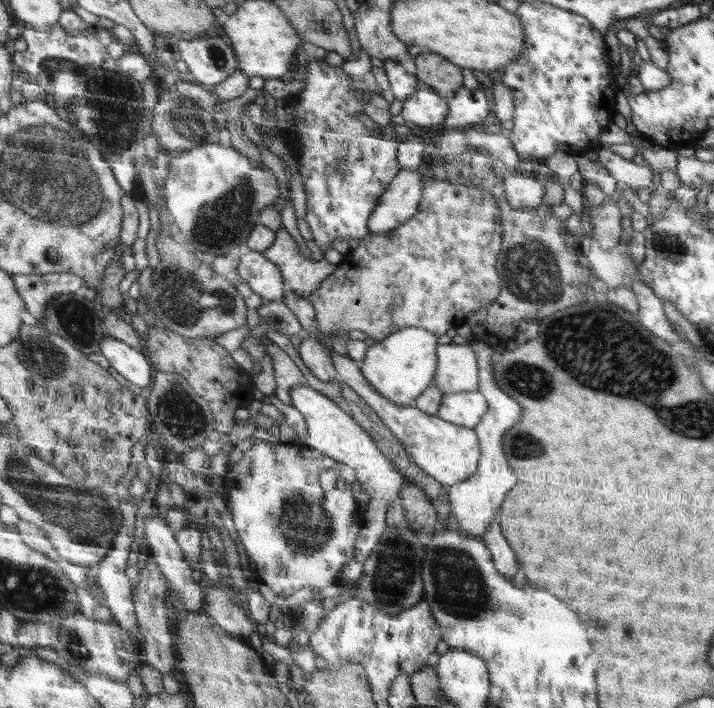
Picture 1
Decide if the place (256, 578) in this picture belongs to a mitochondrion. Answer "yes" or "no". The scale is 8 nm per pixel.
no

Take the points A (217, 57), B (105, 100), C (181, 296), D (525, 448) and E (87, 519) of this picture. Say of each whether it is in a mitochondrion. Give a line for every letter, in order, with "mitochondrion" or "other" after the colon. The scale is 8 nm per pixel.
A: mitochondrion
B: mitochondrion
C: mitochondrion
D: mitochondrion
E: mitochondrion

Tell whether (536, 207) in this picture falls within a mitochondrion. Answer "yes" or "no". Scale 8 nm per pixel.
no

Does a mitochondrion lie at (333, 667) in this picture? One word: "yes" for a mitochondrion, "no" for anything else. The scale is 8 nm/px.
no

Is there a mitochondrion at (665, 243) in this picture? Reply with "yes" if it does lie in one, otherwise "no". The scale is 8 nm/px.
yes

